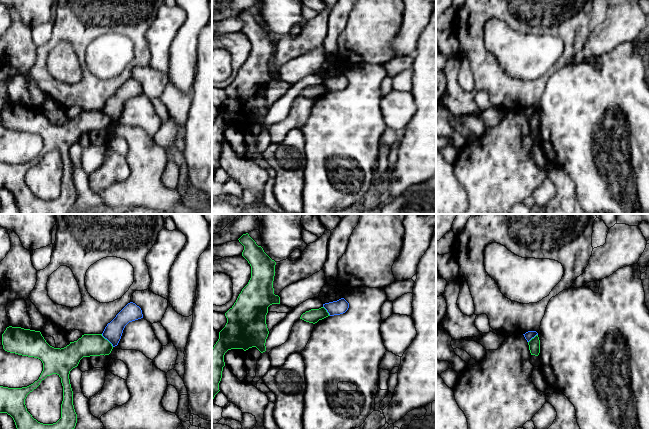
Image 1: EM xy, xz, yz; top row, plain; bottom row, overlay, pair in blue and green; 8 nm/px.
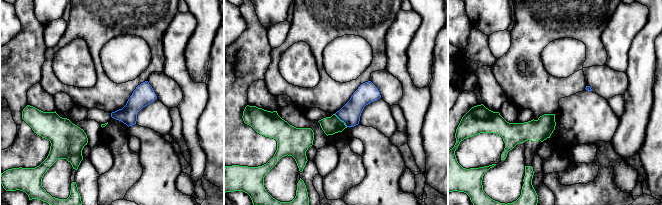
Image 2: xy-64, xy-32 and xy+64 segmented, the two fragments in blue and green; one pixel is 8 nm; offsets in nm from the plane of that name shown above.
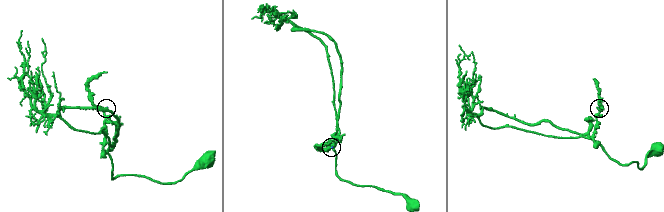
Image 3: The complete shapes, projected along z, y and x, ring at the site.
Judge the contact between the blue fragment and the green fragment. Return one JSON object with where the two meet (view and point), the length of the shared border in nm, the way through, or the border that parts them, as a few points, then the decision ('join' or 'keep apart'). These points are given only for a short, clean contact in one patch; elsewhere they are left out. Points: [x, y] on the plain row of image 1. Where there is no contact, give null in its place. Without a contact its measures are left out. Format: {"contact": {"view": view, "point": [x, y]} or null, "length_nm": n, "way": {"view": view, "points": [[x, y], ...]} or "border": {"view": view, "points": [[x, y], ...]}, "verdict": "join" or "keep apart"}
{"contact": {"view": "xy", "point": [107, 115]}, "length_nm": 140, "border": {"view": "xy", "points": [[101, 110], [113, 122]]}, "verdict": "keep apart"}

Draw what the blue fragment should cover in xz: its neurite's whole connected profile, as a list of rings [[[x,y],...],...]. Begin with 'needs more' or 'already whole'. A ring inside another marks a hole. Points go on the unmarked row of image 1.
already whole; [[[341,74],[337,77],[323,80],[323,83],[327,86],[330,92],[334,92],[345,89],[349,84],[349,79],[344,74]]]

